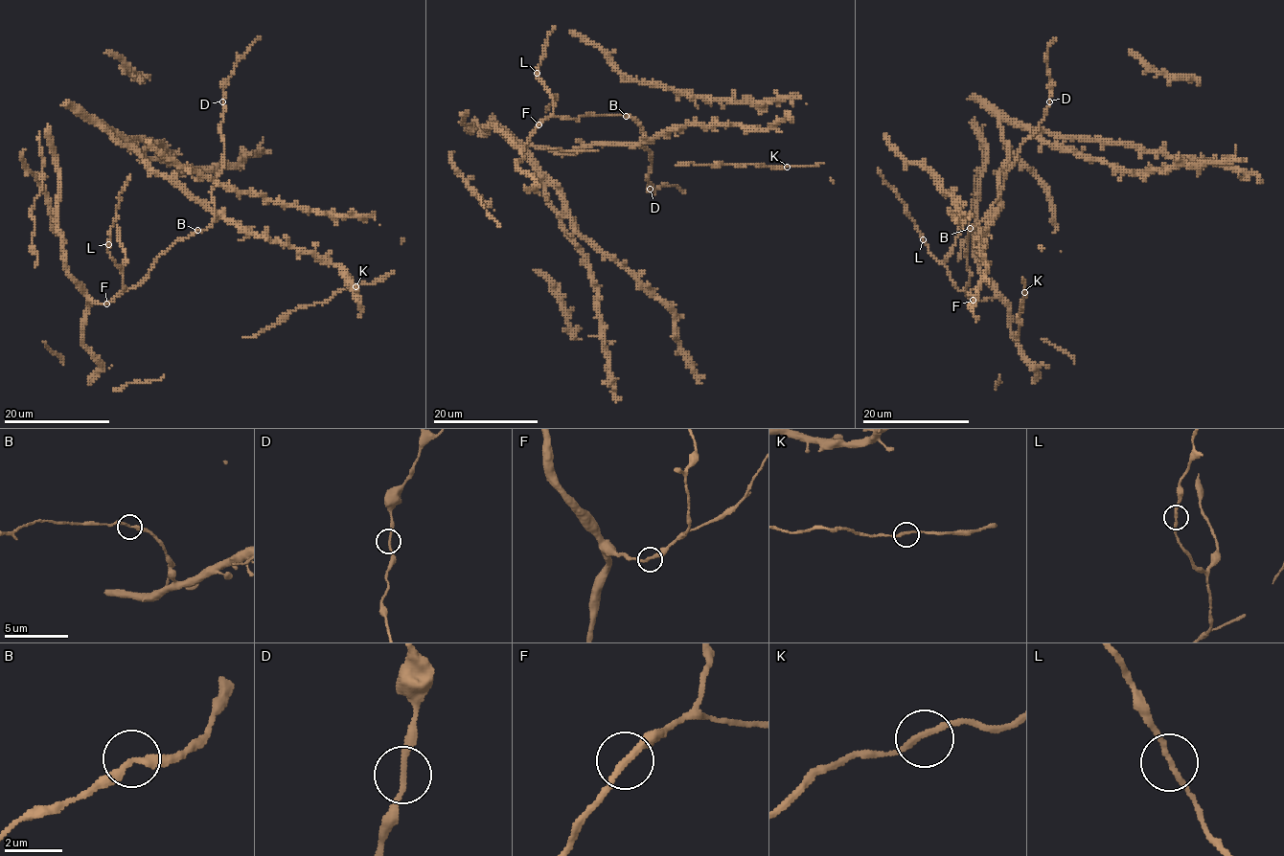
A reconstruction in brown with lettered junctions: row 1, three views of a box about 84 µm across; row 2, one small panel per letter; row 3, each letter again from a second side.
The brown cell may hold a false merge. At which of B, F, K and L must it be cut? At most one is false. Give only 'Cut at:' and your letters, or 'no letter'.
Cut at: no letter

